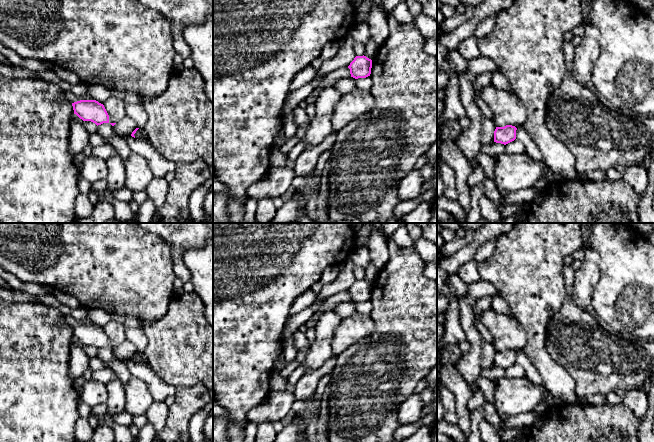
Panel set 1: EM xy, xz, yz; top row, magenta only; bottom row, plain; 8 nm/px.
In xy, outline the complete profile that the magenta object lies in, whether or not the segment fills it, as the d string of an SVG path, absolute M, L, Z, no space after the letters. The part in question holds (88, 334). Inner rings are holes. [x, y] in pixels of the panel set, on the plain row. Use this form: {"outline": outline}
{"outline": "M80 324L72 327L74 338L83 345L91 345L97 350L109 347L109 339L103 328L96 324Z"}

